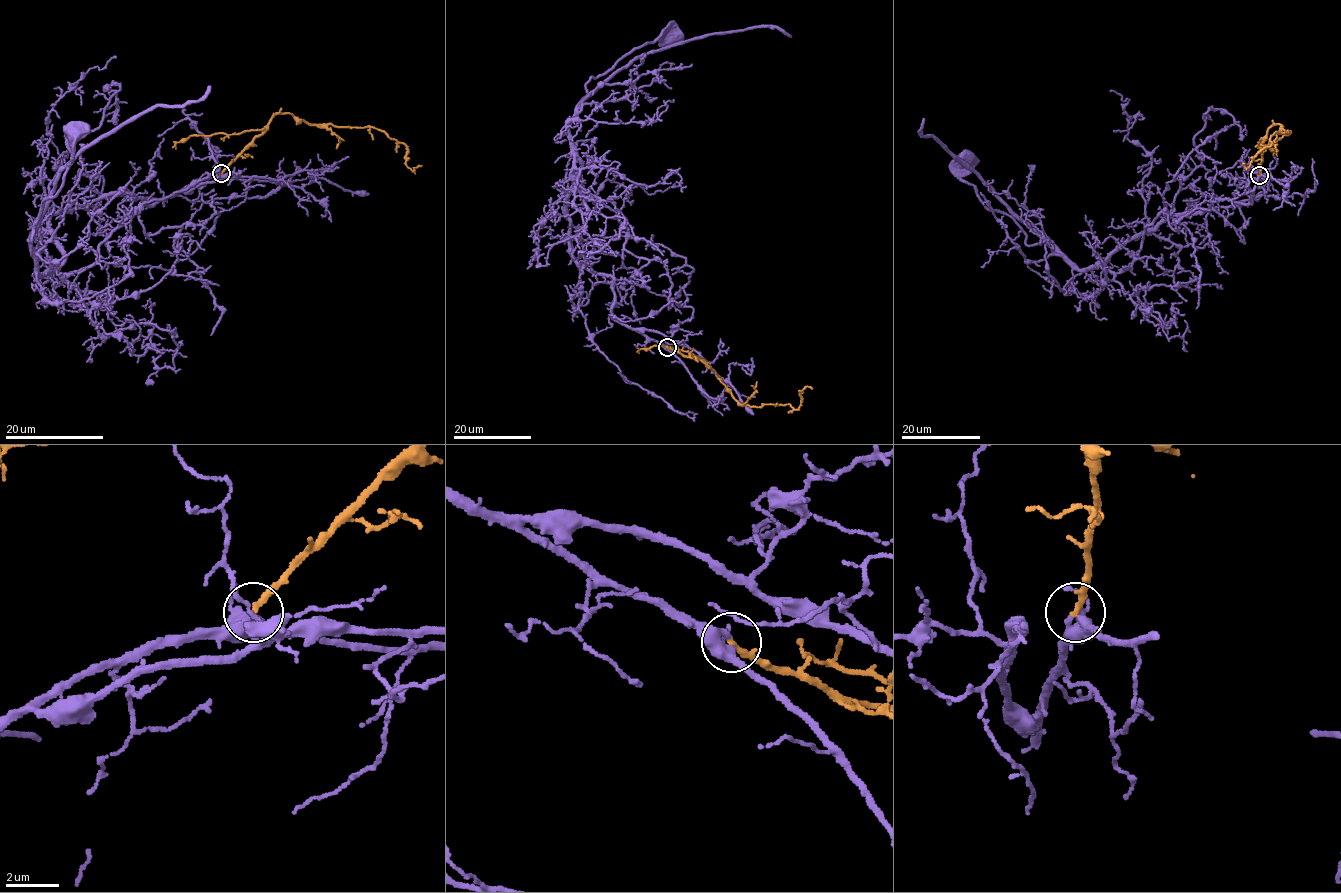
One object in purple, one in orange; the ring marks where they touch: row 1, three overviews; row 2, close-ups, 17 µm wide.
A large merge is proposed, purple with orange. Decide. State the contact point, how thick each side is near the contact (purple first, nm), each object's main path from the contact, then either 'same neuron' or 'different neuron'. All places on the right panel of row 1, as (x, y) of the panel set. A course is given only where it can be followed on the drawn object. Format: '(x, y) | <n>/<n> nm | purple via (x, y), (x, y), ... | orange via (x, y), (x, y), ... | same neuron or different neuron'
(1259, 175) | 380/240 nm | purple via (1259, 175), (1250, 202), (1211, 196), (1078, 269), (978, 198), (964, 153) | orange via (1259, 175), (1267, 131), (1280, 124), (1289, 131), (1275, 132), (1272, 144), (1246, 168), (1244, 163) | same neuron

